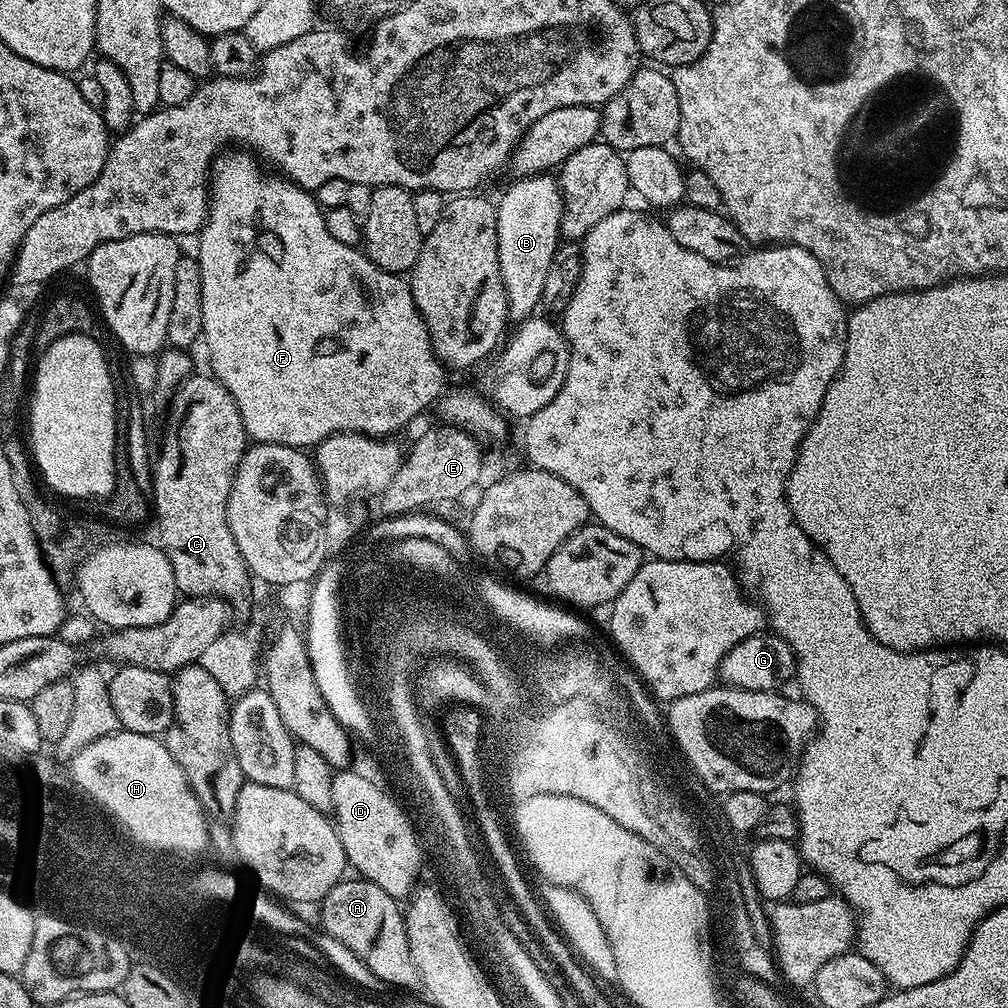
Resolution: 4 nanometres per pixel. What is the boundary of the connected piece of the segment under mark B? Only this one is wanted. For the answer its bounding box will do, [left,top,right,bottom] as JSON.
[496,174,564,325]

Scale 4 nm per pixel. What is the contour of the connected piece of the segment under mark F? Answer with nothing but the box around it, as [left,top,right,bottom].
[198,150,446,450]

